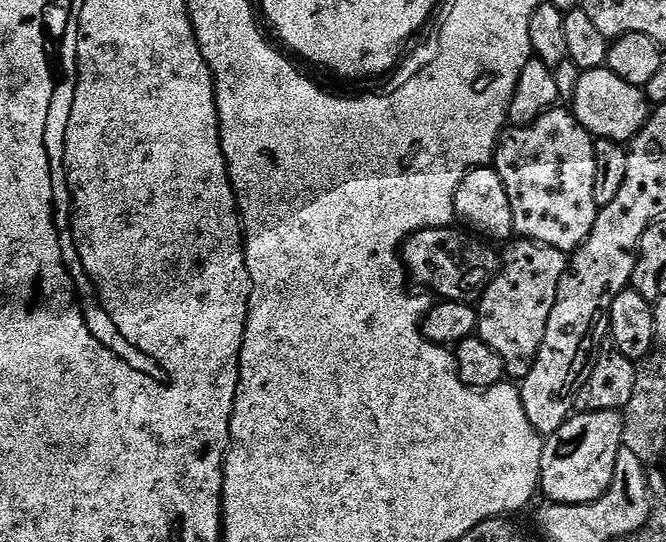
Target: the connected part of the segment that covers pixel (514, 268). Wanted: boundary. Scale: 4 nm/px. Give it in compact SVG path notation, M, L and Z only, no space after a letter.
M519 238L513 239L504 249L506 250L502 252L500 270L485 290L484 297L478 302L476 332L480 340L486 342L486 346L490 346L494 354L498 354L498 358L502 358L504 371L509 377L523 378L530 374L538 358L538 350L542 346L542 338L546 338L546 322L550 322L550 310L554 310L558 286L568 268L569 257L554 246L536 244L532 240Z

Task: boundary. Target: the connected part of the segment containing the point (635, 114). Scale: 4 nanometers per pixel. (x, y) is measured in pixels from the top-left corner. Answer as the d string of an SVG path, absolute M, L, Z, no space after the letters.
M606 66L581 71L570 108L581 126L592 133L593 137L617 142L631 141L633 136L642 131L650 115L650 105L644 89L630 86L630 82L622 82L622 78L618 78L618 74Z

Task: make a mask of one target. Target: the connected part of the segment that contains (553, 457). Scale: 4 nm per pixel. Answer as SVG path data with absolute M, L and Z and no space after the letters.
M581 412L569 415L564 425L547 437L542 450L540 463L541 493L548 495L547 499L553 504L592 504L610 486L614 478L614 466L618 462L623 430L623 415L620 412Z

